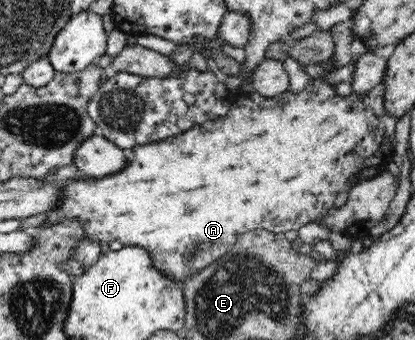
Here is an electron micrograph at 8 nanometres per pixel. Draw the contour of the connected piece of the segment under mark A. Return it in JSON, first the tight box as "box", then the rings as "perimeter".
{"box":[41,73,396,285],"perimeter":[[[326,73],[322,74],[319,78],[310,78],[310,82],[306,84],[306,88],[302,92],[298,92],[298,94],[292,94],[291,92],[285,91],[284,93],[280,93],[278,95],[274,95],[273,97],[265,97],[257,93],[255,90],[251,88],[247,88],[240,85],[240,88],[236,90],[236,92],[232,92],[230,88],[228,88],[230,92],[230,96],[232,96],[232,106],[230,106],[230,110],[228,114],[224,118],[218,118],[218,120],[206,121],[202,124],[193,126],[188,132],[182,133],[178,136],[172,136],[168,140],[160,141],[157,143],[143,144],[134,147],[133,149],[127,151],[127,159],[125,160],[125,165],[122,167],[122,170],[118,170],[118,172],[113,172],[112,174],[104,175],[102,178],[96,177],[88,177],[82,176],[77,178],[72,178],[67,180],[66,182],[62,182],[62,186],[59,188],[59,197],[55,202],[54,208],[50,209],[48,213],[46,213],[46,219],[43,220],[41,226],[43,228],[50,228],[50,226],[54,226],[54,224],[62,224],[62,222],[66,222],[66,220],[77,220],[81,222],[81,234],[82,241],[92,241],[98,242],[98,245],[110,245],[113,241],[121,242],[124,247],[138,247],[144,249],[146,253],[148,253],[148,257],[152,260],[152,265],[154,265],[154,270],[158,271],[162,277],[168,279],[168,281],[174,281],[174,283],[178,283],[180,285],[187,282],[188,278],[195,276],[197,273],[200,273],[204,269],[208,269],[216,260],[223,258],[228,252],[231,252],[236,245],[236,241],[238,238],[244,234],[246,231],[251,231],[254,229],[264,229],[274,234],[285,233],[288,230],[298,230],[301,226],[308,224],[308,222],[318,222],[320,220],[324,220],[326,218],[326,214],[332,210],[332,203],[336,200],[336,196],[344,190],[344,186],[348,184],[348,180],[353,176],[357,176],[364,168],[375,166],[380,163],[387,162],[392,157],[392,152],[395,143],[395,124],[396,119],[393,116],[385,113],[385,109],[383,108],[383,96],[384,96],[384,83],[377,84],[370,90],[370,92],[366,93],[366,96],[356,96],[355,94],[350,94],[348,96],[344,96],[344,98],[338,98],[334,94],[334,89],[331,84],[326,84],[325,80],[323,80],[323,76]]]}

